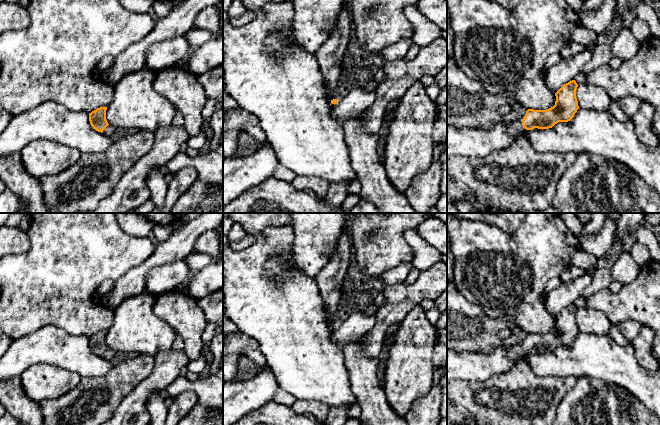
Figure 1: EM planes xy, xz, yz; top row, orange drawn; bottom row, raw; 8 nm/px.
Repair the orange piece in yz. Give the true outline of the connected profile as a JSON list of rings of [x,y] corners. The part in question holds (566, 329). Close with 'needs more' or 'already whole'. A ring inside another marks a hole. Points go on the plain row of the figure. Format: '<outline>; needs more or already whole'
[[[572,304],[555,317],[555,329],[546,334],[528,333],[521,345],[516,345],[506,349],[509,359],[518,363],[523,360],[527,354],[534,352],[548,353],[552,352],[558,346],[570,345],[579,333],[576,322],[576,313],[578,308]]]; needs more

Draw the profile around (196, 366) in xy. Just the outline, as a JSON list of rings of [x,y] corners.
[[[203,344],[199,358],[196,360],[190,361],[190,363],[187,366],[189,372],[199,374],[205,369],[208,363],[205,356],[205,350],[208,347],[209,347],[209,344]]]

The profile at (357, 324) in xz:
[[[352,311],[350,316],[336,326],[333,332],[333,341],[338,348],[344,350],[348,343],[360,340],[375,324],[375,316],[365,316],[358,311]]]

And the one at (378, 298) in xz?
[[[381,291],[372,293],[372,302],[375,304],[375,306],[378,309],[382,304],[384,304],[385,296]]]

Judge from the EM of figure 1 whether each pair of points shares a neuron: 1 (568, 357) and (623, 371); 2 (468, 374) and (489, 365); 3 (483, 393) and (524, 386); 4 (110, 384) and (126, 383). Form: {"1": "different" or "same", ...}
{"1": "same", "2": "same", "3": "same", "4": "same"}

